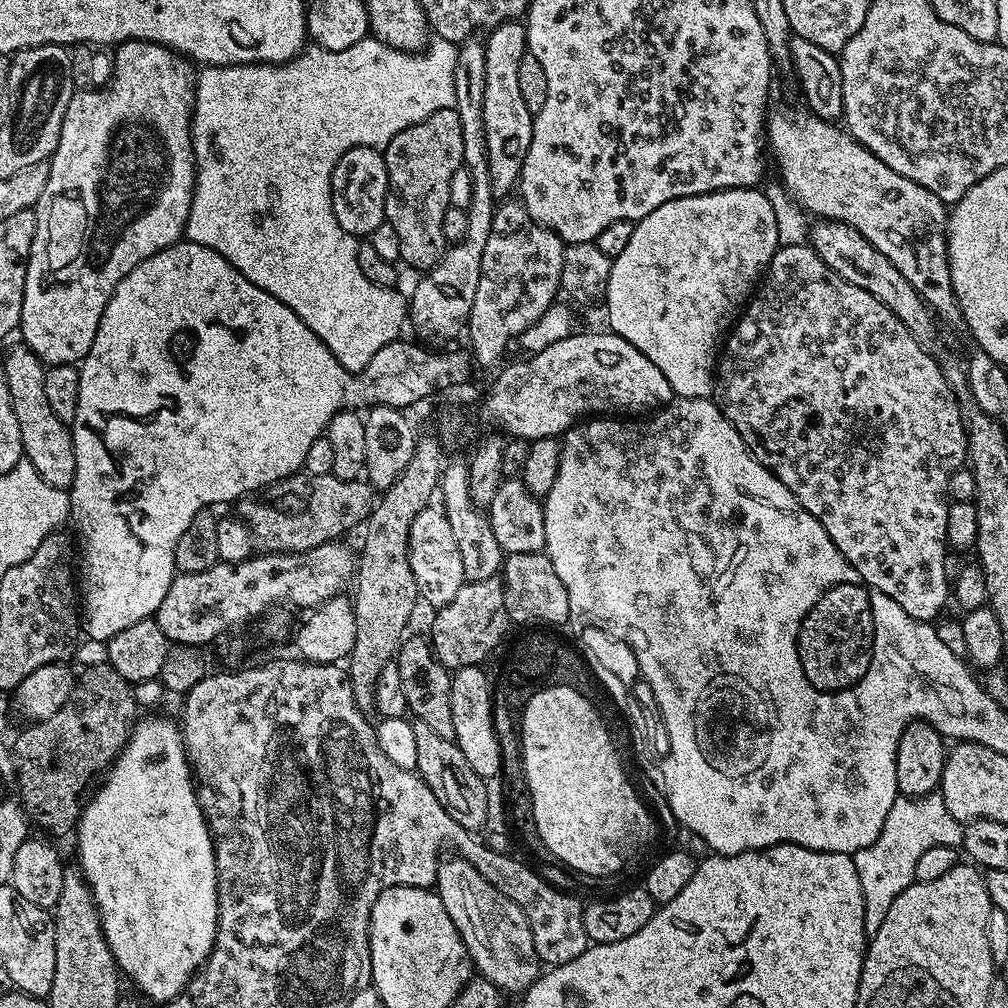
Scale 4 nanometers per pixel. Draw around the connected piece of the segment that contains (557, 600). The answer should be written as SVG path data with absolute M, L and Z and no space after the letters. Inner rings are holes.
M509 552L502 569L504 597L509 621L516 624L569 623L570 602L562 578L554 571L550 558L544 552Z

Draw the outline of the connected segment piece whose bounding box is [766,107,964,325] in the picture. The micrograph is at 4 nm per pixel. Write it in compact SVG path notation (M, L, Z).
M773 107L766 117L766 144L770 156L776 159L776 168L780 171L779 183L787 188L792 199L805 212L821 220L837 220L862 234L870 246L874 246L918 290L925 304L941 321L949 320L959 325L964 319L958 306L958 298L954 294L954 286L950 282L950 266L948 265L948 214L949 209L926 186L918 186L910 178L898 174L898 170L890 170L886 162L882 162L869 148L863 148L853 136L848 135L843 127L833 121L823 120L809 114L799 112L796 108Z

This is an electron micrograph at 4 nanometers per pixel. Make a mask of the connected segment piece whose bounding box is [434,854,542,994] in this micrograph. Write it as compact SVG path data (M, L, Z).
M459 854L441 859L436 868L434 891L439 896L450 922L458 930L475 971L489 980L501 993L523 994L542 975L542 965L534 950L534 934L526 922L526 914L506 894L502 894L470 862Z

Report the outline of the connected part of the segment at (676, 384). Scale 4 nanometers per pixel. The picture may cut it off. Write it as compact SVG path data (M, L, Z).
M759 187L724 188L720 192L707 192L701 196L687 196L666 202L662 206L658 206L658 210L635 221L636 229L634 234L630 234L630 242L626 246L626 250L622 250L622 254L618 254L613 259L606 297L607 327L626 342L630 342L630 346L634 346L642 354L646 354L646 358L650 358L650 362L654 362L654 366L658 366L658 370L662 370L662 374L666 374L666 382L670 382L673 393L677 397L702 400L713 395L718 349L753 295L758 281L763 277L769 262L774 258L777 248L781 247L778 242L778 222L774 222L774 206L770 206L767 195L760 191Z

